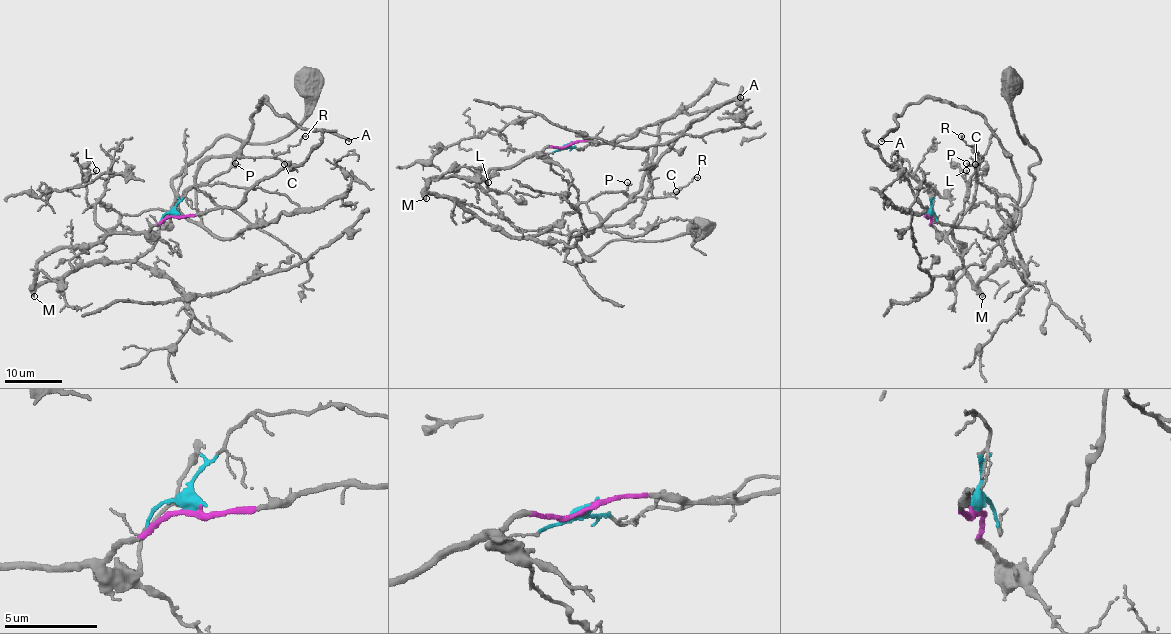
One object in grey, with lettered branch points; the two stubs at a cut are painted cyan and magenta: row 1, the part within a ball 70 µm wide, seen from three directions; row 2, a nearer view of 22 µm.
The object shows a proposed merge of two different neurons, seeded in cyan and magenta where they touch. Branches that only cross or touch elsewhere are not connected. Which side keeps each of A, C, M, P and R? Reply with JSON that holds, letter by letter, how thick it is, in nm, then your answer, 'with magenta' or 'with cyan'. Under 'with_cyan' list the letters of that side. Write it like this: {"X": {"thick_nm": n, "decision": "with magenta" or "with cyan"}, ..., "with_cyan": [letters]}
{"A": {"thick_nm": 280, "decision": "with cyan"}, "C": {"thick_nm": 70, "decision": "with magenta"}, "M": {"thick_nm": 360, "decision": "with magenta"}, "P": {"thick_nm": 190, "decision": "with magenta"}, "R": {"thick_nm": 110, "decision": "with magenta"}, "with_cyan": ["A"]}

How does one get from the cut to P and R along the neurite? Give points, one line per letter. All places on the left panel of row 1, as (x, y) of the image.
P: (176, 216), (147, 230), (54, 248), (37, 264), (35, 282), (95, 262), (142, 256), (180, 196), (235, 163)
R: (176, 216), (54, 248), (37, 264), (35, 282), (138, 259), (190, 187), (238, 157), (275, 157), (305, 137)

